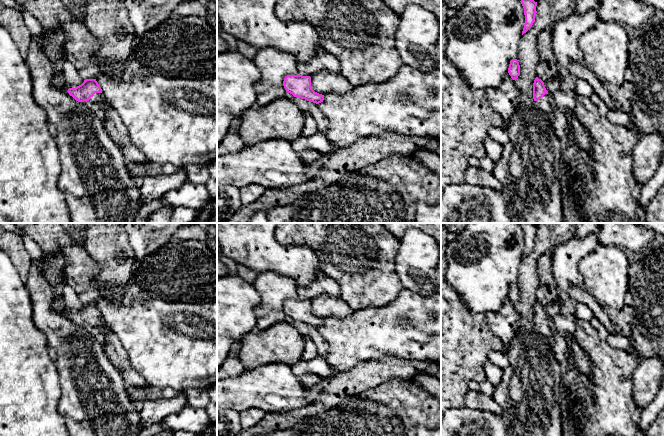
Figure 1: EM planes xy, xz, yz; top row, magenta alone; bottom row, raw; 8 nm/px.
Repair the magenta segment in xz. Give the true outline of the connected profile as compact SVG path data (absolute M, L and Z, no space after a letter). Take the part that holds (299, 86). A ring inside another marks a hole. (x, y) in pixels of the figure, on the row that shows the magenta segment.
M300 74L287 75L284 78L283 86L286 92L292 94L294 97L305 99L316 104L324 100L324 95L312 89L310 76L302 76Z

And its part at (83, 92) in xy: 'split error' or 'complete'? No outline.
split error

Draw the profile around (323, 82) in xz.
M321 71L311 76L312 89L322 95L327 93L344 94L353 86L340 73Z

